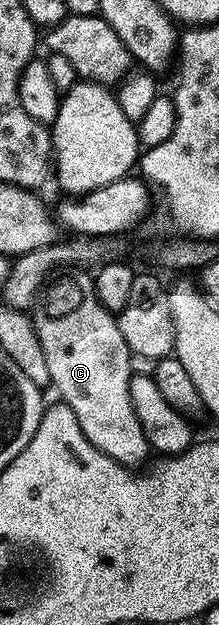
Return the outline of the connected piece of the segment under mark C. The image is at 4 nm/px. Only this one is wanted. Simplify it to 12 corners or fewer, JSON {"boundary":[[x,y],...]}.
{"boundary":[[91,272],[32,315],[53,390],[84,437],[134,469],[152,455],[131,353]]}

